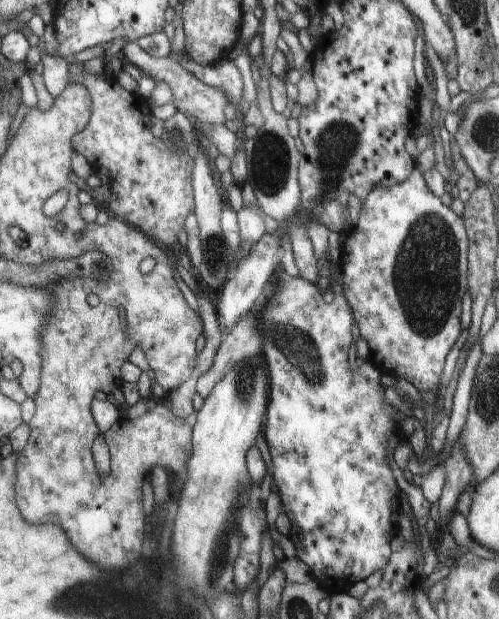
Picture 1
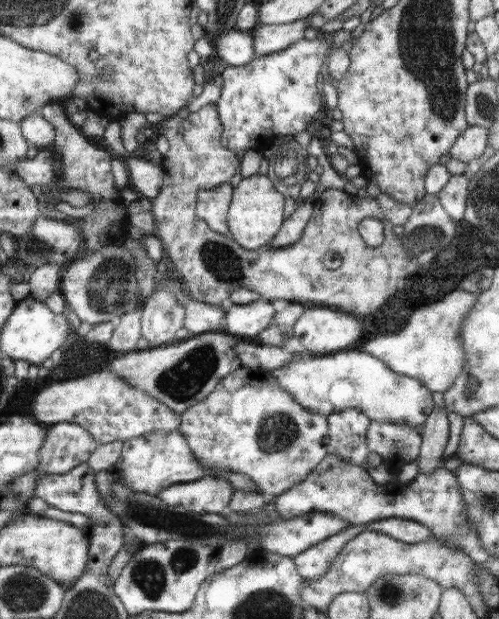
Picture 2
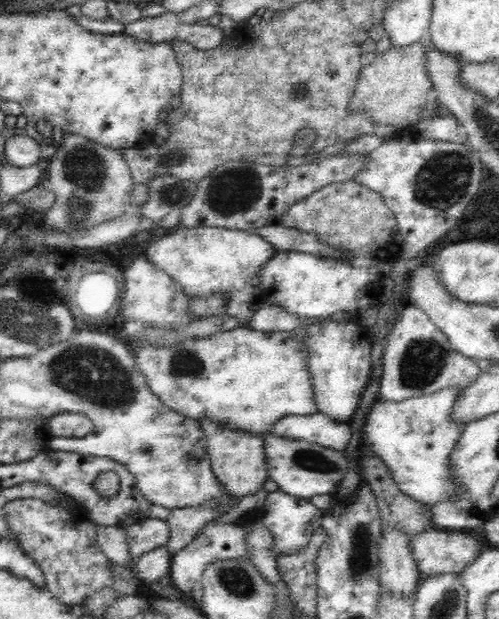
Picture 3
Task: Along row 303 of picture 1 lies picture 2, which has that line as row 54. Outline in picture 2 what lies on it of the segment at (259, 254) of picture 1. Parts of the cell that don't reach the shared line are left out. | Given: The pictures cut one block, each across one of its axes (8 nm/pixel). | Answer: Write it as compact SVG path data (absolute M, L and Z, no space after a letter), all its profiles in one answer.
M237 28L221 34L215 42L215 50L219 52L219 58L229 66L247 66L259 58L259 54L253 50L253 36Z

